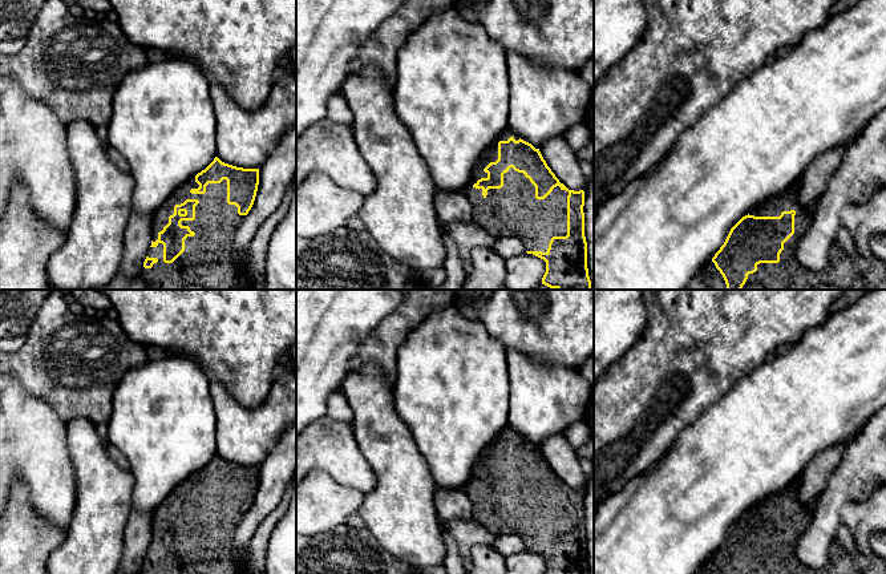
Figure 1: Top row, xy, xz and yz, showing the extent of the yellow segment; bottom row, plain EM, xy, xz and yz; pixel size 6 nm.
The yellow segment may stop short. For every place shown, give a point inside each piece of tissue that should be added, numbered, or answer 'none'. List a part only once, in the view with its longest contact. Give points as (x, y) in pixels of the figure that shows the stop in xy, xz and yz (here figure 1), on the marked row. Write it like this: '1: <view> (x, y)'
1: xz (512, 211)

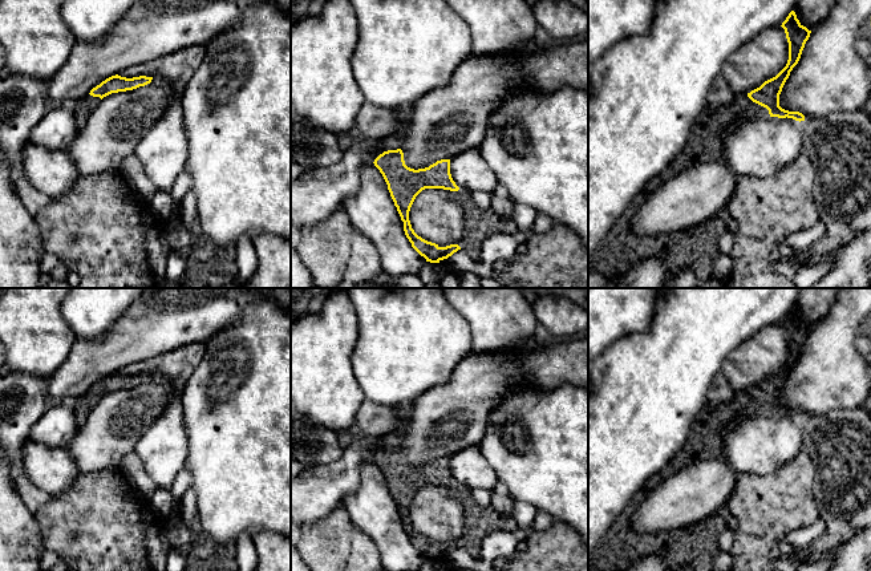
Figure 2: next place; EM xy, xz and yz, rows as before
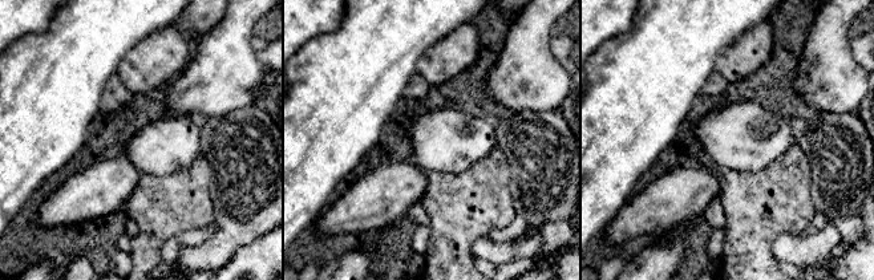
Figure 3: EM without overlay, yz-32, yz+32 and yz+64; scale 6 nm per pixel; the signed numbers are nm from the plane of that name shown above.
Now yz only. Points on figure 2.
1: yz (704, 145)

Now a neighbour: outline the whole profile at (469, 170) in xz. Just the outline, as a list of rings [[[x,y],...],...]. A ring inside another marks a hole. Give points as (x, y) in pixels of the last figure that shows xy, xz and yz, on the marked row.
[[[478,149],[461,153],[450,159],[450,174],[459,190],[494,193],[498,181]]]

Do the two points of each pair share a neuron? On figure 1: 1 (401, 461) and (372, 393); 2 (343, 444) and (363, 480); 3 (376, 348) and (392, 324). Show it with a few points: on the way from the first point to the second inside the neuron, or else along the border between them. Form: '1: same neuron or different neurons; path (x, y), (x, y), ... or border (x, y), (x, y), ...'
1: same neuron; path (389, 444), (389, 437), (375, 421), (373, 411)
2: same neuron; path (343, 453), (343, 460), (354, 471)
3: same neuron; path (381, 343), (392, 330)

